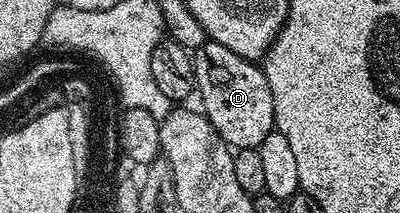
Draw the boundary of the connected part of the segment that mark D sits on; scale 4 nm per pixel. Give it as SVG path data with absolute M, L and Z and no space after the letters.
M205 40L192 53L196 93L204 106L202 112L218 131L220 138L233 150L259 149L262 139L274 132L274 95L263 68L242 55L234 55L230 47Z

